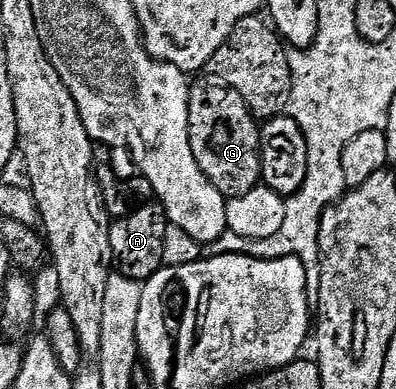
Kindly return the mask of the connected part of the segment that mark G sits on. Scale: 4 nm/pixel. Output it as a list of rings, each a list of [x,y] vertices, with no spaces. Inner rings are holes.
[[[220,81],[208,82],[194,82],[189,88],[187,125],[191,153],[221,195],[242,195],[262,182],[259,123],[235,88]]]

